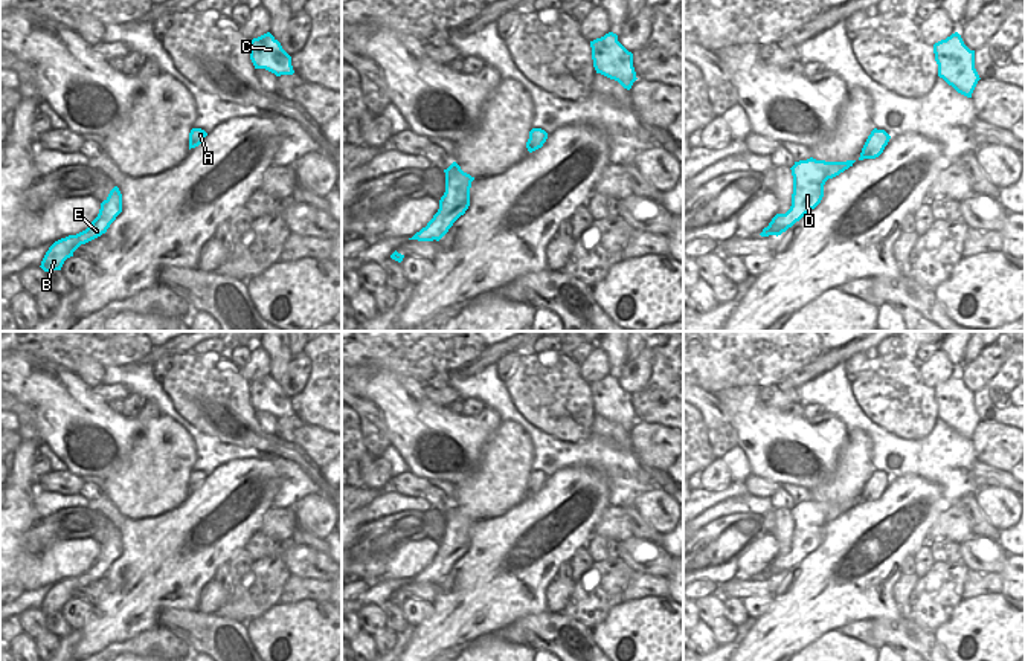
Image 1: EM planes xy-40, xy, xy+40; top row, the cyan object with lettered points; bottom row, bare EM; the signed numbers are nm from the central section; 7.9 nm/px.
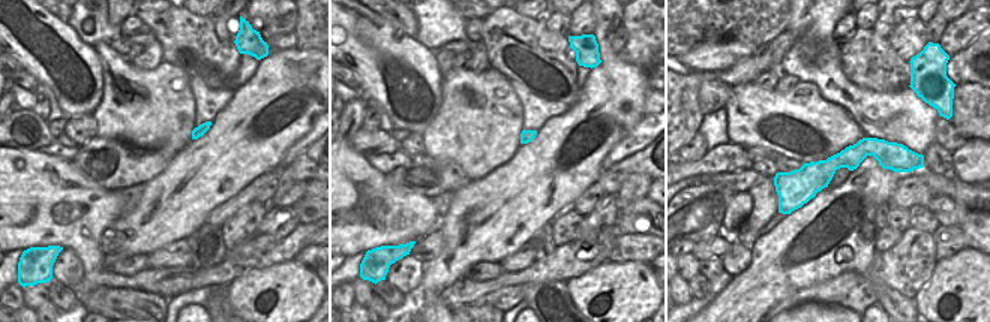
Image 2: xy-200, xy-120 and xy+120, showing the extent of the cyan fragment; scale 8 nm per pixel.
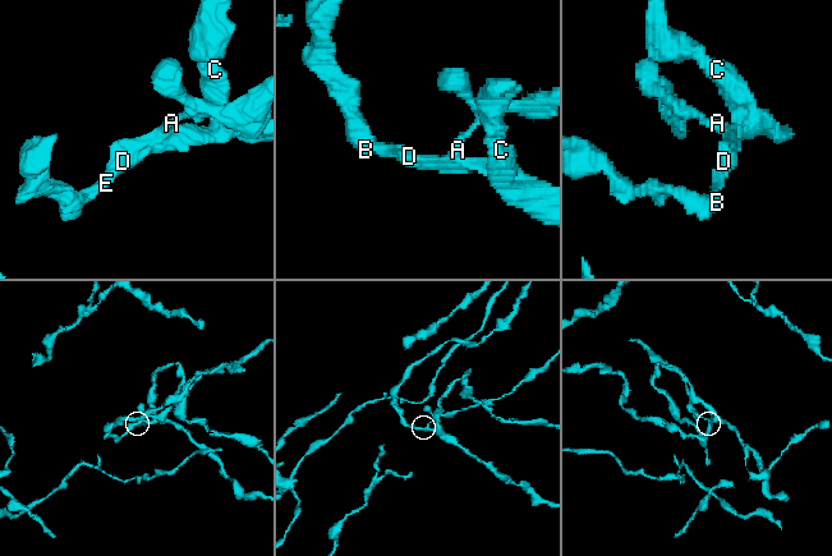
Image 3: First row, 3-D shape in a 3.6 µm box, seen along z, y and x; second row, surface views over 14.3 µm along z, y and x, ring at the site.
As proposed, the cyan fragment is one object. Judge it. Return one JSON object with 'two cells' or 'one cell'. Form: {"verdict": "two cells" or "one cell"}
{"verdict": "two cells"}

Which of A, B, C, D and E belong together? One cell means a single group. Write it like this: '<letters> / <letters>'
A / B C D E

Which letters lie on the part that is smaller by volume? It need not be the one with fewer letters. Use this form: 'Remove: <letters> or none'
Remove: A

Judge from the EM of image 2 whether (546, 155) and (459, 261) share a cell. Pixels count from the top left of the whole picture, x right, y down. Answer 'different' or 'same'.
same

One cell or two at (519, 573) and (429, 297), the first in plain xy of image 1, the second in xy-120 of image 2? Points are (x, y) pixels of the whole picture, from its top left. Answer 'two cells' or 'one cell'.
two cells

